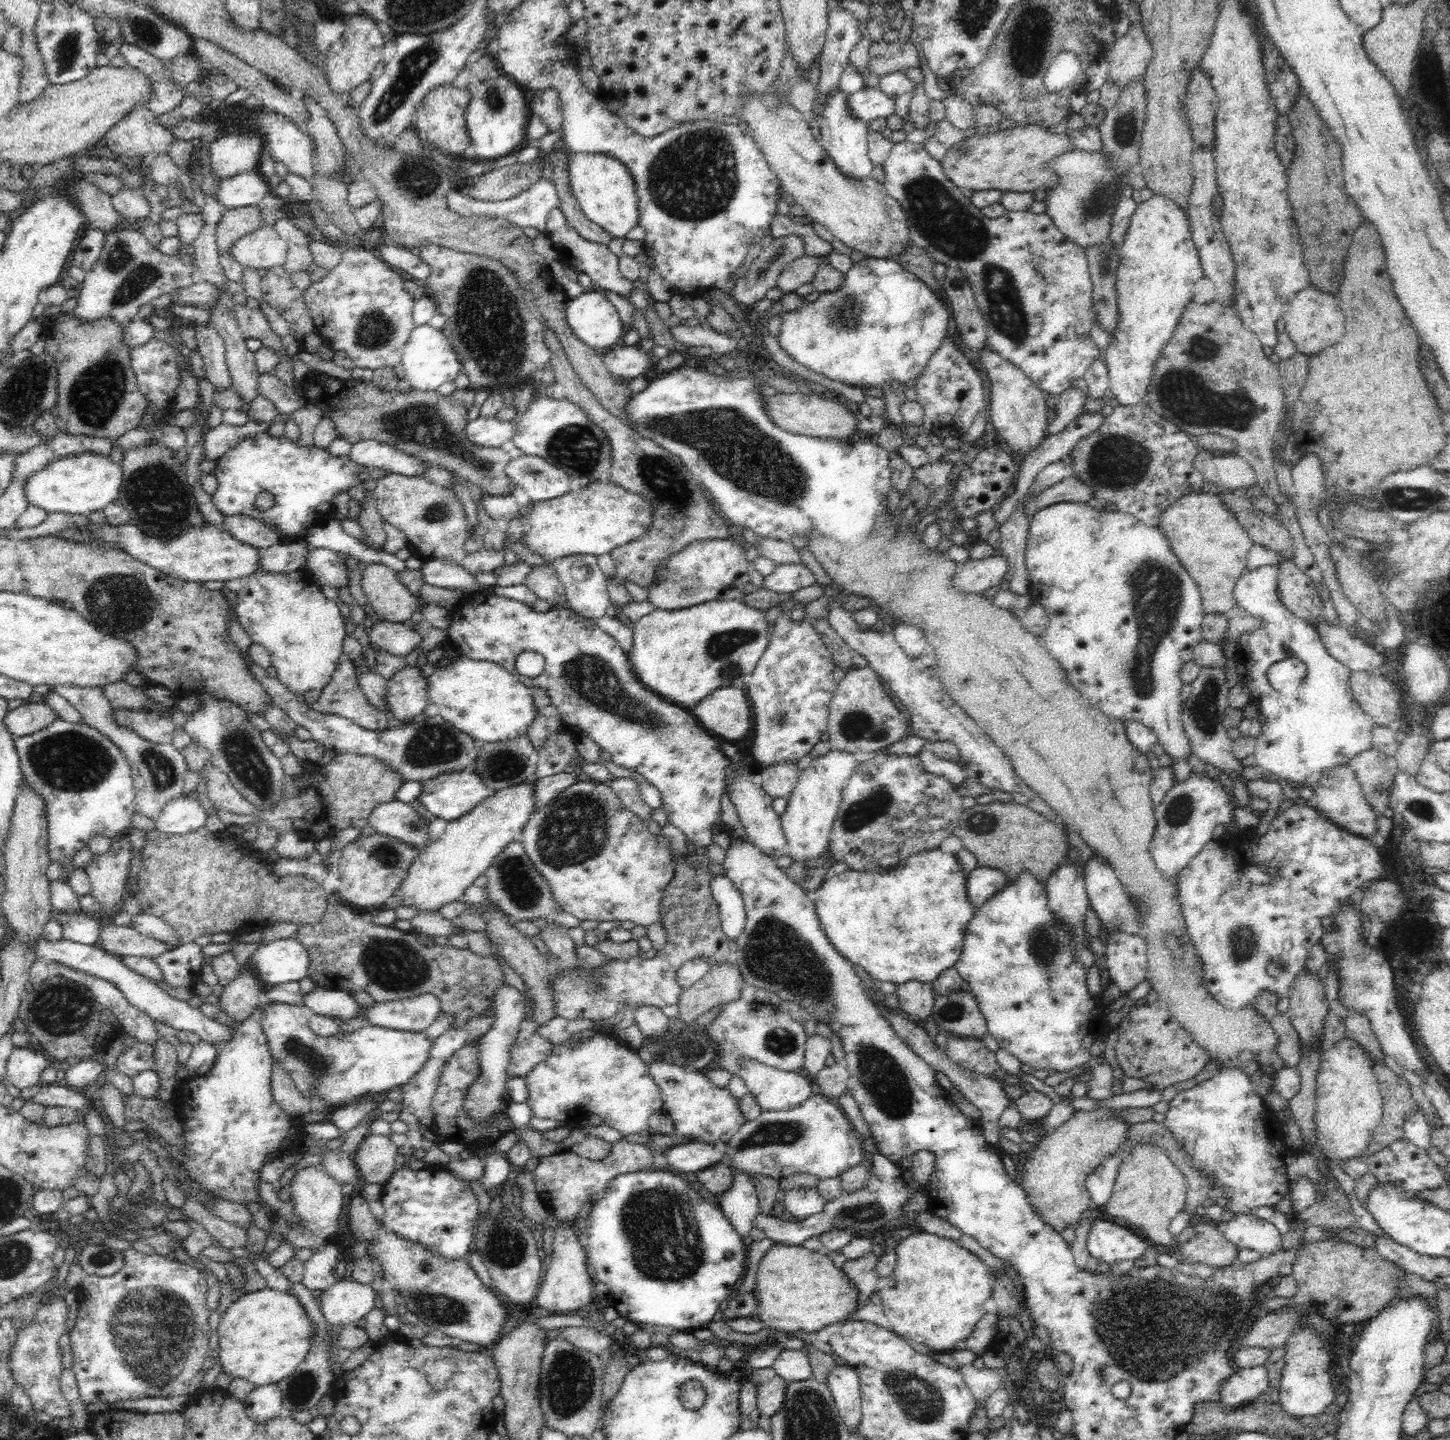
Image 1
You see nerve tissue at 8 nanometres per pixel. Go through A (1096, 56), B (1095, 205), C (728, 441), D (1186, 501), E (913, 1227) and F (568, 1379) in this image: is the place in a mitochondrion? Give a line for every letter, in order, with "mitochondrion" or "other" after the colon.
A: other
B: mitochondrion
C: mitochondrion
D: other
E: other
F: mitochondrion

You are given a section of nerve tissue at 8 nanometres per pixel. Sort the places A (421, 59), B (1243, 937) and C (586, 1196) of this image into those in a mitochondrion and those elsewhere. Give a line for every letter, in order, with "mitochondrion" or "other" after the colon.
A: mitochondrion
B: mitochondrion
C: other

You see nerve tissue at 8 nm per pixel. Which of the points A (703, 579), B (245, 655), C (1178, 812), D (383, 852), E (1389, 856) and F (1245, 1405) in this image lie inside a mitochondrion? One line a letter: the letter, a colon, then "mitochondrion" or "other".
A: other
B: other
C: mitochondrion
D: mitochondrion
E: other
F: other

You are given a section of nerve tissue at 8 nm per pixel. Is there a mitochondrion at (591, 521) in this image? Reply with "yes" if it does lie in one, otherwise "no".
no

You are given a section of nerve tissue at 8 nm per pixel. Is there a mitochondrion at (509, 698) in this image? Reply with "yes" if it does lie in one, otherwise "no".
no

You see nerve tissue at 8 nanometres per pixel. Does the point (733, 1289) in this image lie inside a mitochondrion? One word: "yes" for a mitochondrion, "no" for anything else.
no

